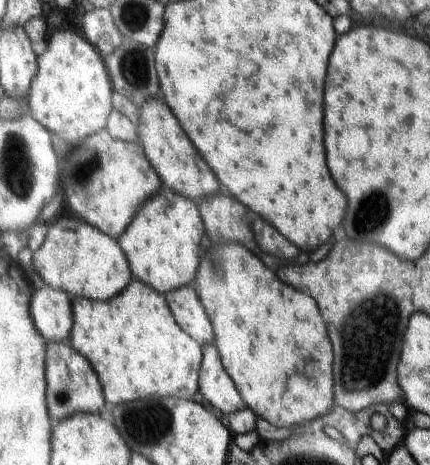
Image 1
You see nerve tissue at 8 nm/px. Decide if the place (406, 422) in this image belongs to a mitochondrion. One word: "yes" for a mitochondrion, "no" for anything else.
no

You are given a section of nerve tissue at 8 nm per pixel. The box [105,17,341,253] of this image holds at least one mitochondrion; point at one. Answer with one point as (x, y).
(134, 67)

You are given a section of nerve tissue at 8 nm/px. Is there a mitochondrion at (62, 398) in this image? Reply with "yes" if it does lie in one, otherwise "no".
yes

